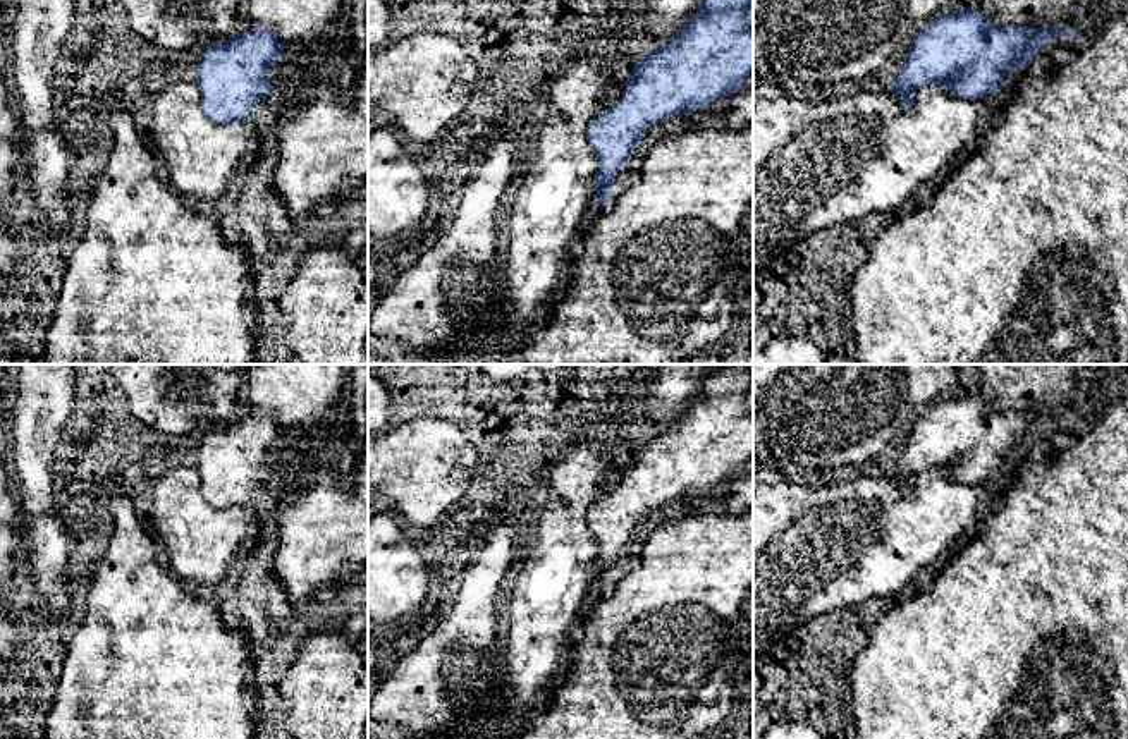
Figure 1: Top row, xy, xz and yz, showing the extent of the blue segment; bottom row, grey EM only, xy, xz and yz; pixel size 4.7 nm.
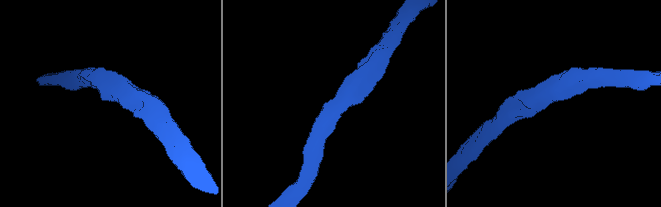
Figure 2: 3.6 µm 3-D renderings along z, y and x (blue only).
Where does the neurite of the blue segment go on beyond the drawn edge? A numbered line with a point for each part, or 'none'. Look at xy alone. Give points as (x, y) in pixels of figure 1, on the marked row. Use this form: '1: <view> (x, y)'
none

